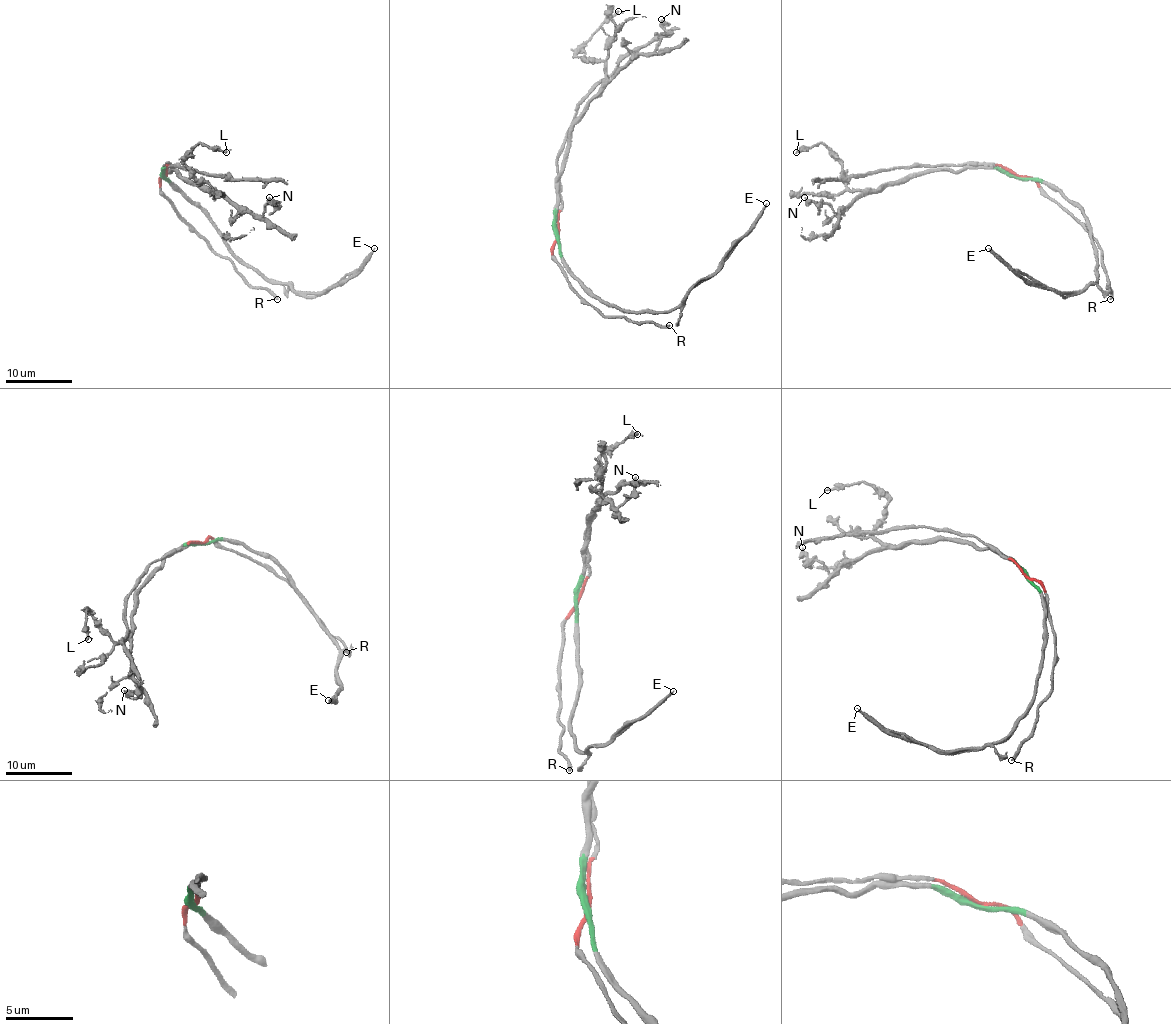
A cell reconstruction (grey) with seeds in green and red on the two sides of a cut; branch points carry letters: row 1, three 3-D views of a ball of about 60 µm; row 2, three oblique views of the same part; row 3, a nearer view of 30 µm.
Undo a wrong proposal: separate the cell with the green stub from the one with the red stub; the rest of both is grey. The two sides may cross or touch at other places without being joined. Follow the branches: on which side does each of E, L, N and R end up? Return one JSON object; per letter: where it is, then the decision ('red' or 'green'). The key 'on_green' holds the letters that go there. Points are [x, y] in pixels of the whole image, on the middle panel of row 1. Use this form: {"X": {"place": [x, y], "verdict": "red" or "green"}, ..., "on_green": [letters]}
{"E": {"place": [766, 203], "verdict": "green"}, "L": {"place": [618, 11], "verdict": "green"}, "N": {"place": [661, 19], "verdict": "green"}, "R": {"place": [669, 325], "verdict": "red"}, "on_green": ["E", "L", "N"]}

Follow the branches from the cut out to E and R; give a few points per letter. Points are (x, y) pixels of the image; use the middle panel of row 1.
E: (557, 232), (560, 257), (567, 269), (593, 296), (627, 311), (662, 311), (674, 309), (714, 272), (766, 204)
R: (557, 232), (552, 257), (560, 266), (567, 282), (597, 311), (605, 316), (662, 326), (669, 324)

